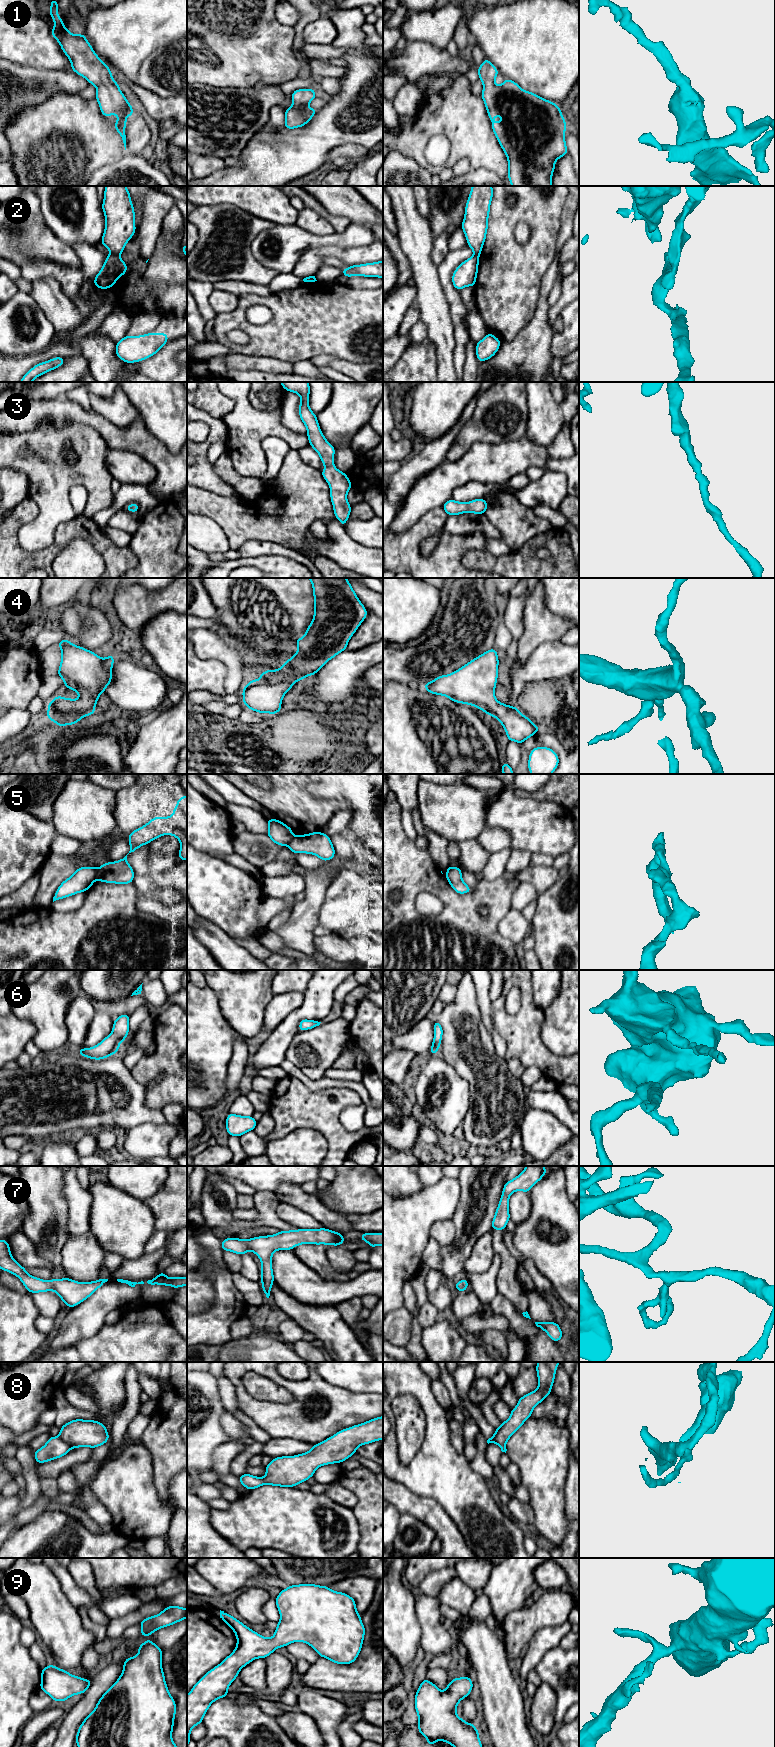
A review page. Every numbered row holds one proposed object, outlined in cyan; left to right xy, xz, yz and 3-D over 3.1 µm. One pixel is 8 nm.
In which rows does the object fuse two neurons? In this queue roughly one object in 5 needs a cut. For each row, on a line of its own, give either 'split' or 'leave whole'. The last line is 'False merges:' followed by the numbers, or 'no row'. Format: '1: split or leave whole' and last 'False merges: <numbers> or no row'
1: leave whole
2: split
3: leave whole
4: leave whole
5: split
6: leave whole
7: leave whole
8: split
9: leave whole
False merges: 2, 5, 8

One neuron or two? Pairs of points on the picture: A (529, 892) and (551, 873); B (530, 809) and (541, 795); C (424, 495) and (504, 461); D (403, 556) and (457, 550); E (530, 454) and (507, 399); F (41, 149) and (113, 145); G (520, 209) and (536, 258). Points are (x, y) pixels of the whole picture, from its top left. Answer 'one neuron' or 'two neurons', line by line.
A: two neurons
B: two neurons
C: one neuron
D: one neuron
E: two neurons
F: one neuron
G: one neuron

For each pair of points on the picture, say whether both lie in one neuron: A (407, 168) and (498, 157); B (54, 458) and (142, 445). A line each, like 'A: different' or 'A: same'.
A: different
B: different

